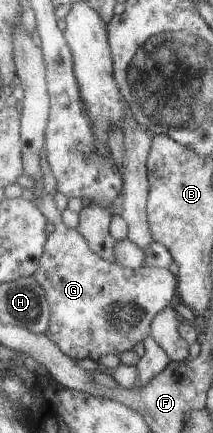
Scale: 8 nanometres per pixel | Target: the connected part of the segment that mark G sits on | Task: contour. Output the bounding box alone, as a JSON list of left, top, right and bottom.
[34,191,176,364]

